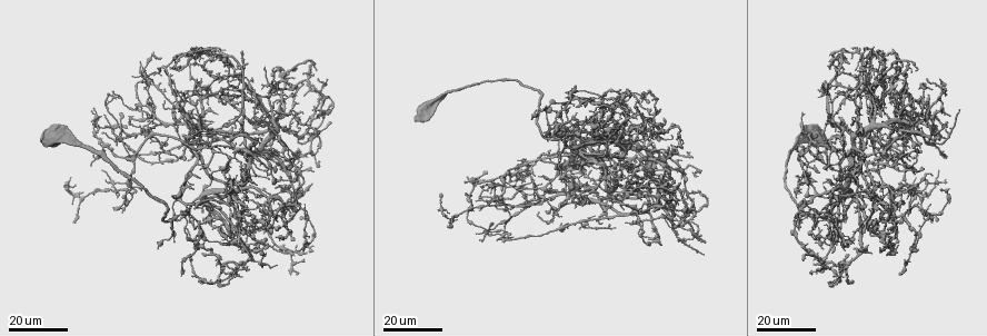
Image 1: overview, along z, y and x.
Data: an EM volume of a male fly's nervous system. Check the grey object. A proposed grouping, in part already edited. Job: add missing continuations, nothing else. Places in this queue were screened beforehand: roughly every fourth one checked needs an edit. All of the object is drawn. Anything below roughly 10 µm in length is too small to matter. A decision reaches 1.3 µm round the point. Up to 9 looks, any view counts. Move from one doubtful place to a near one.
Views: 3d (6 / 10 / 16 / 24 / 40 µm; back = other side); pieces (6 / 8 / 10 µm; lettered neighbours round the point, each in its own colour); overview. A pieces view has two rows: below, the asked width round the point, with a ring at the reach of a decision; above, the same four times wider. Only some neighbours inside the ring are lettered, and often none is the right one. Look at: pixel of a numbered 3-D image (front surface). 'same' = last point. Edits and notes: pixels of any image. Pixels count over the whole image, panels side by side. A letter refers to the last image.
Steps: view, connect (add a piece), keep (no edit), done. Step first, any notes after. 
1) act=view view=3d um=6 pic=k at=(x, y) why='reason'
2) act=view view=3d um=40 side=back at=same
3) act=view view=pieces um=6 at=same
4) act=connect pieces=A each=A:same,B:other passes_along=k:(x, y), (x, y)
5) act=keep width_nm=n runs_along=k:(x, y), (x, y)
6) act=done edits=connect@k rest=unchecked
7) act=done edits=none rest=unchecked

act=view view=3d um=24 pic=1 at=(672, 195) why='free end'

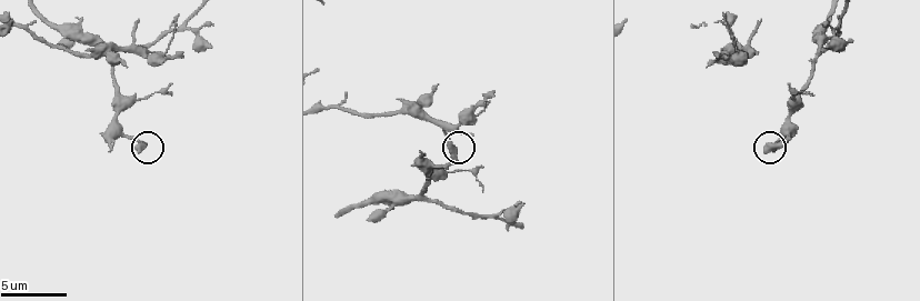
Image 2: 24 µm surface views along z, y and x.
act=view view=3d um=6 pic=2 at=(764, 149)

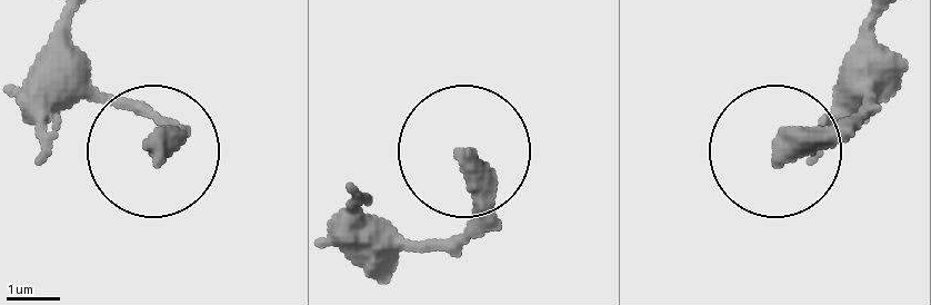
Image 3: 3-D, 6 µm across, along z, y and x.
act=view view=pieces um=8 pic=3 at=(782, 152)

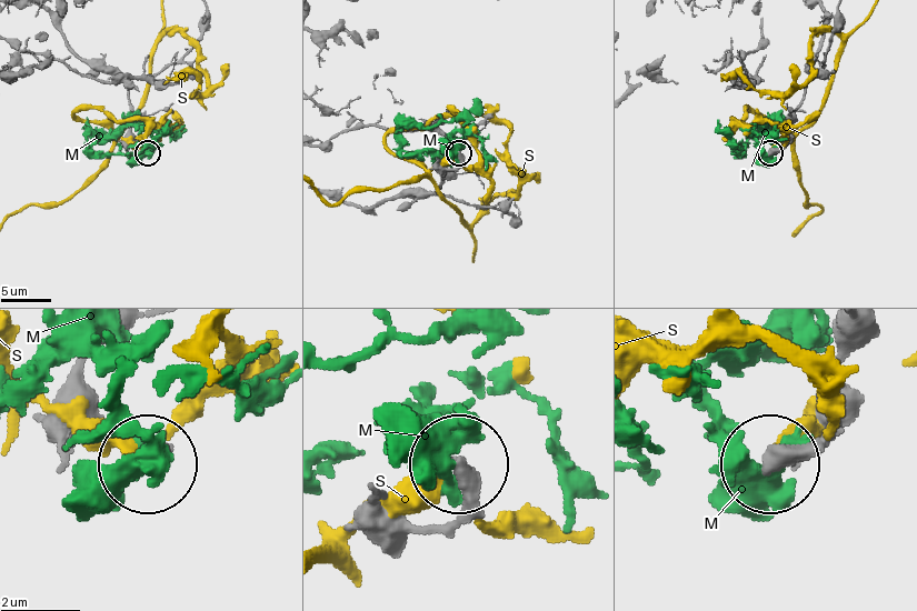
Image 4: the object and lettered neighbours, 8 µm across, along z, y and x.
act=keep each=M:other,S:other found='none of them fits'

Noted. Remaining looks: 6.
act=view view=3d um=24 pic=1 at=(940, 188) why='end of a long branch'

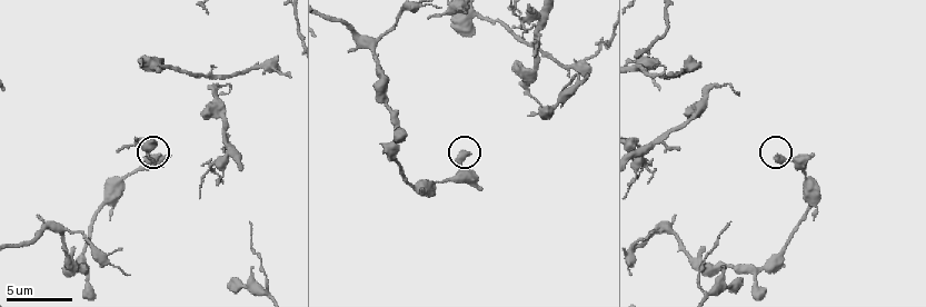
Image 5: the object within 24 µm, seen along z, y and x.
act=view view=pieces um=6 pic=5 at=(776, 156)

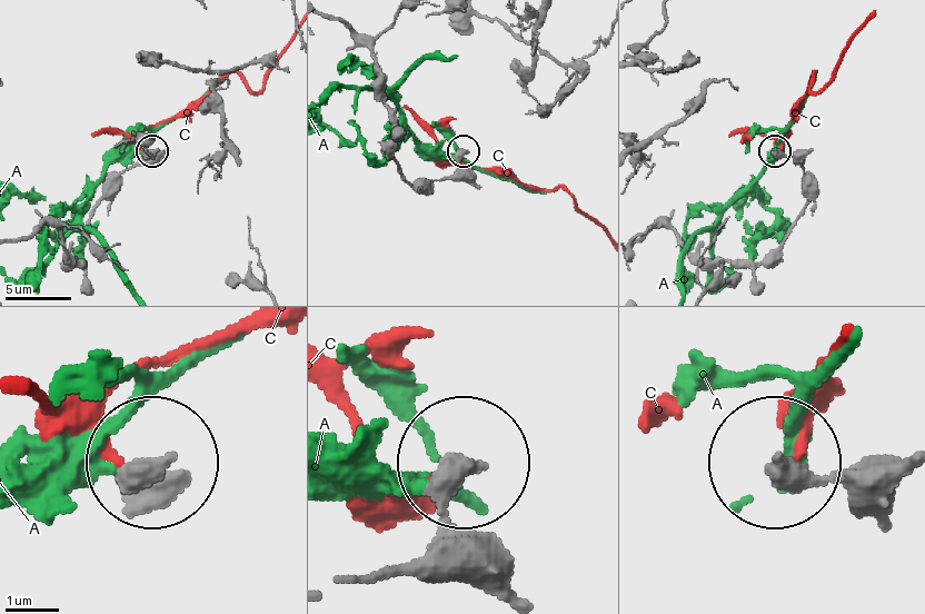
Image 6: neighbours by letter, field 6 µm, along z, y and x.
act=keep width_nm=350 each=A:other,C:other runs_along=6:(699, 254), (758, 263), (782, 243), (807, 179), (776, 154) found='none of them fits'

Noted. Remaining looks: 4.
act=view view=3d um=24 pic=1 at=(921, 151) why='branch stops here'

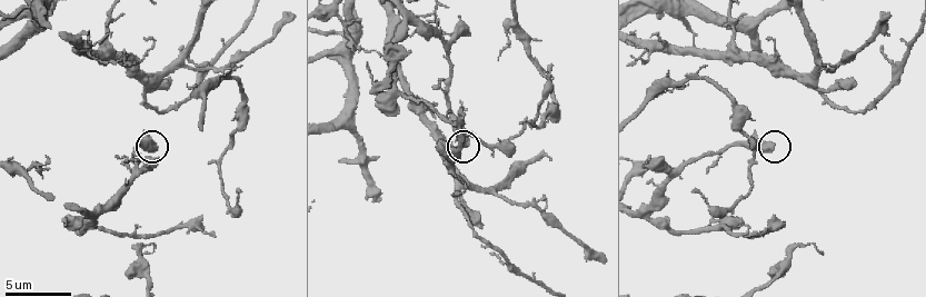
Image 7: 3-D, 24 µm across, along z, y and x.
act=view view=pieces um=10 pic=7 at=(464, 144) why='what lies round it'

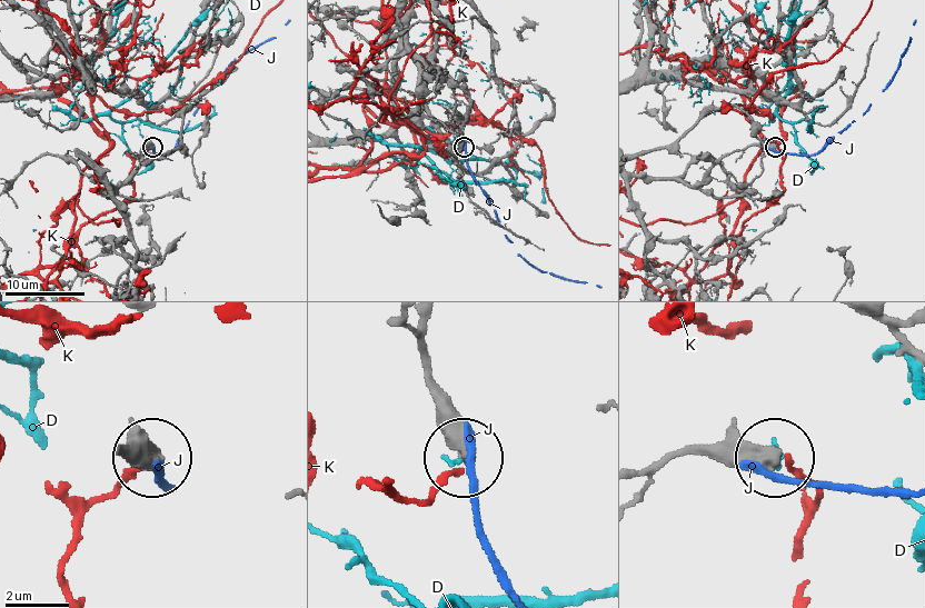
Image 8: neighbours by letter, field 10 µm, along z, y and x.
act=keep each=D:other,J:other,K:other runs_along=8:(658, 177), (695, 185), (734, 152), (754, 145), (773, 146) found='no lettered piece goes on from it'

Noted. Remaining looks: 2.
act=view view=pieces um=8 pic=7 at=(482, 224) why='free end'

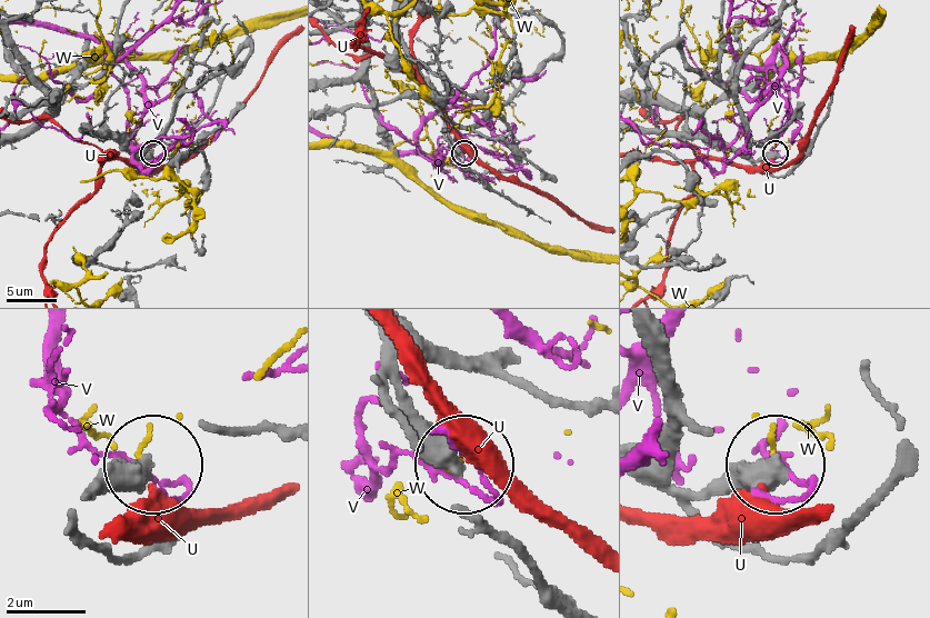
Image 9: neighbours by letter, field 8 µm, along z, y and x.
act=keep each=U:other,V:other,W:other found='none of them fits'

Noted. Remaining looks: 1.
act=view view=pieces um=8 pic=7 at=(888, 14) why='free end'

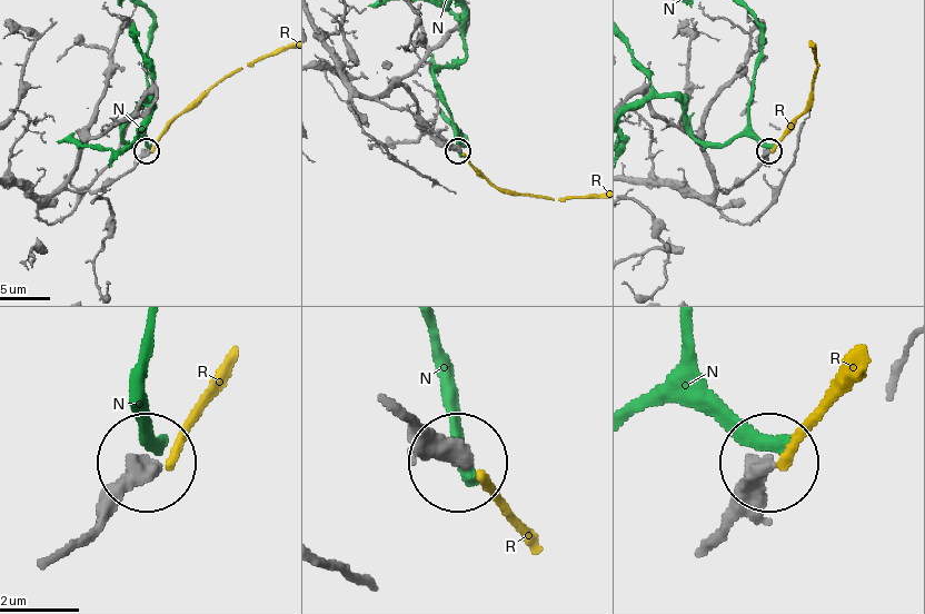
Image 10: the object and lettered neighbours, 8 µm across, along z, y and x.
act=keep each=N:other,R:other runs_along=10:(69, 548), (146, 465) found='no lettered piece goes on from it'

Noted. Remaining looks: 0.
act=done edits=none rest=unchecked

